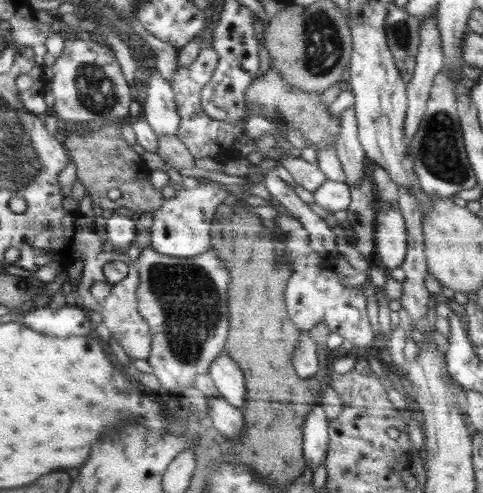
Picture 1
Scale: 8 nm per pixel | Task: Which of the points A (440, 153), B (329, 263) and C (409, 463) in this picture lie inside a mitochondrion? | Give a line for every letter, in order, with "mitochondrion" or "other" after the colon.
A: mitochondrion
B: other
C: other

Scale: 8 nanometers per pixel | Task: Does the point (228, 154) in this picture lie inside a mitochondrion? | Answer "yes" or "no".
no

